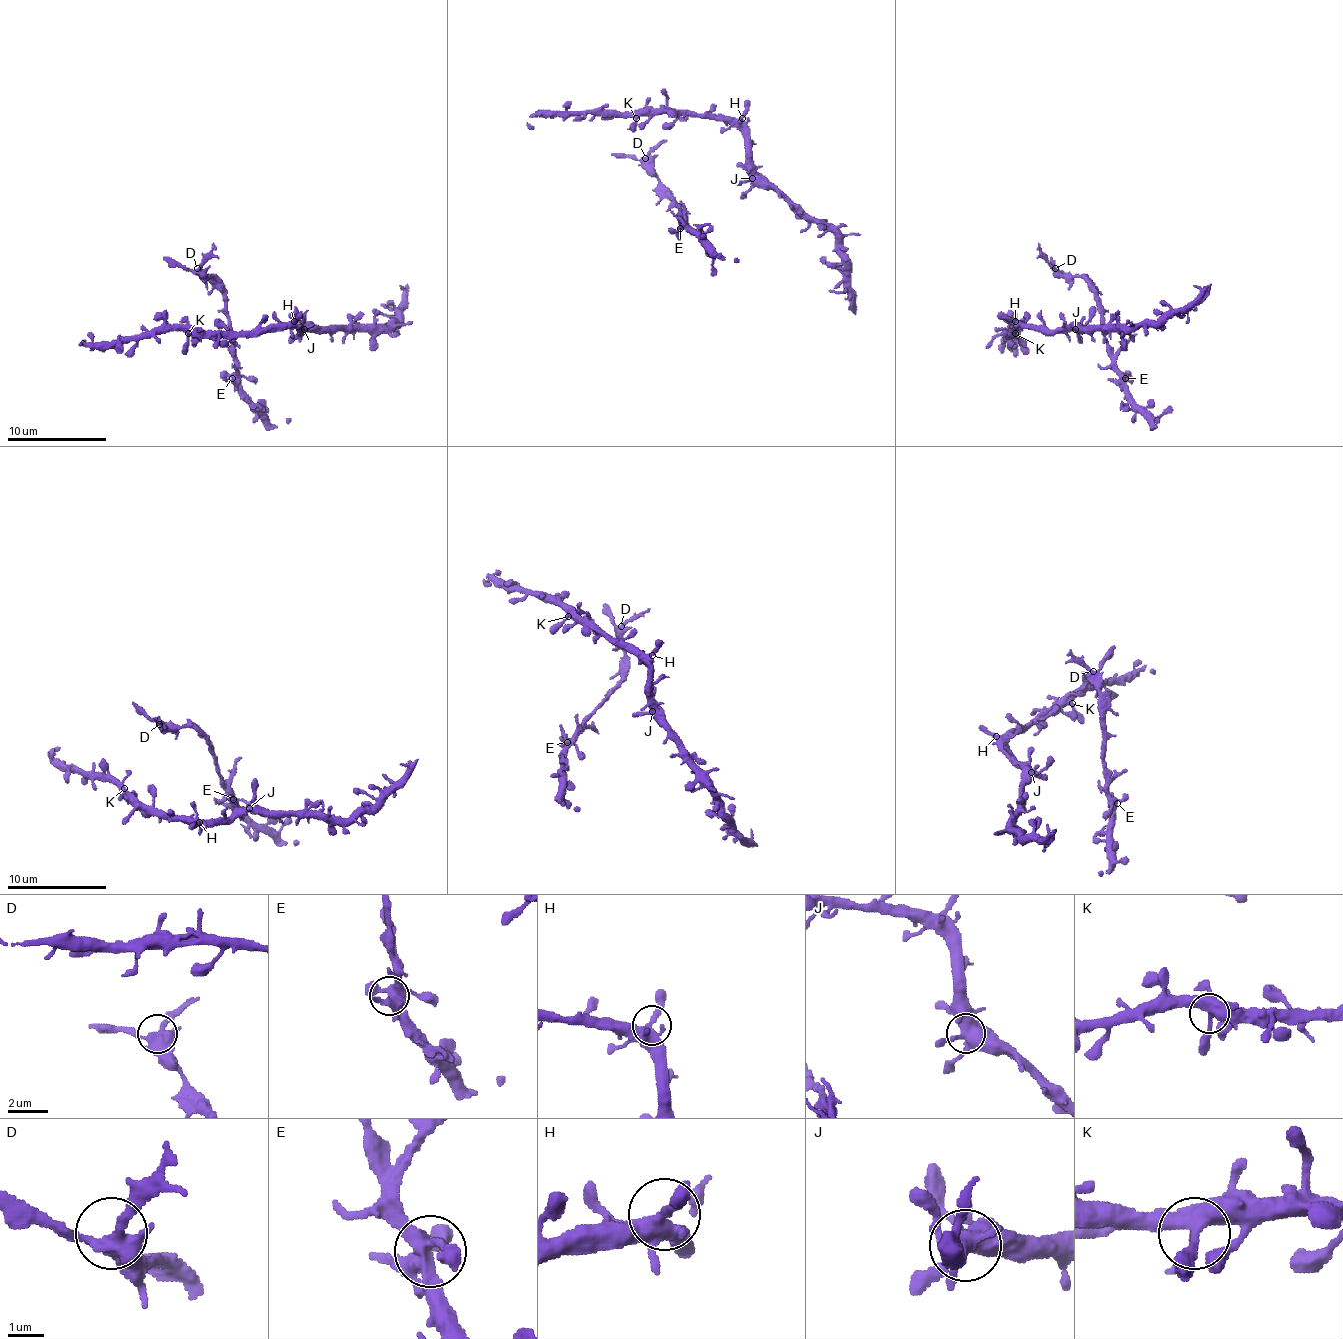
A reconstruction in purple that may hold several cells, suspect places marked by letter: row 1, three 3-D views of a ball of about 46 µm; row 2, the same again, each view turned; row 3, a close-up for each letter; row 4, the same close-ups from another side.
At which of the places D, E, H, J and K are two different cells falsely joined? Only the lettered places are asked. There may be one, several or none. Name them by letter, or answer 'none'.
none

